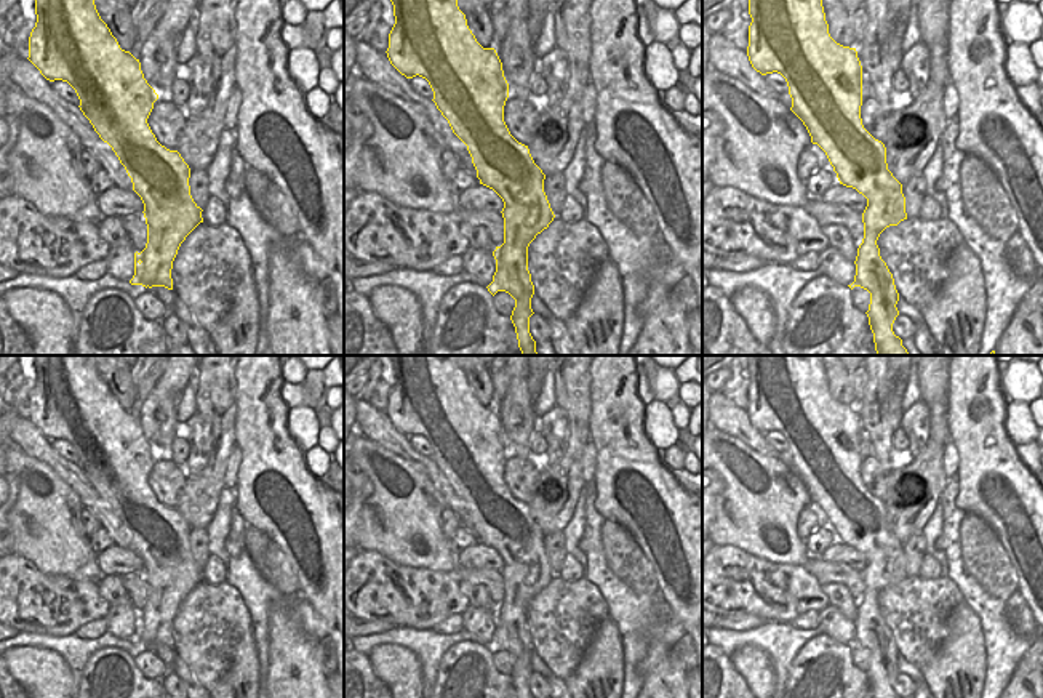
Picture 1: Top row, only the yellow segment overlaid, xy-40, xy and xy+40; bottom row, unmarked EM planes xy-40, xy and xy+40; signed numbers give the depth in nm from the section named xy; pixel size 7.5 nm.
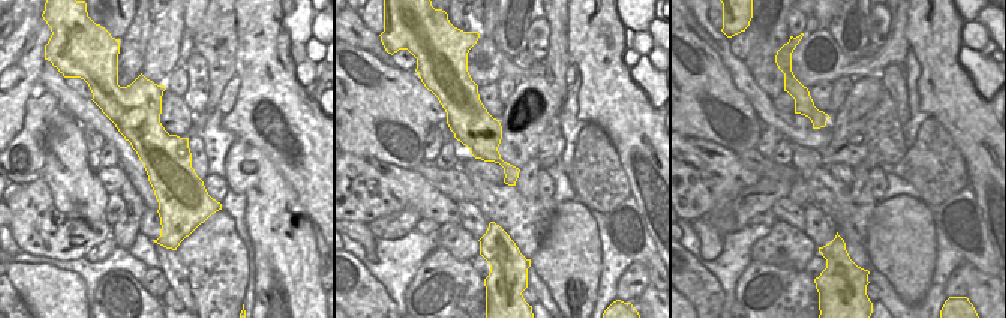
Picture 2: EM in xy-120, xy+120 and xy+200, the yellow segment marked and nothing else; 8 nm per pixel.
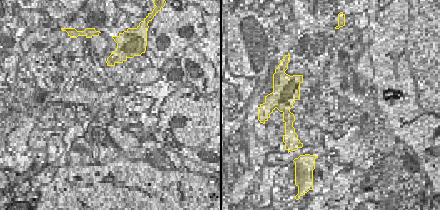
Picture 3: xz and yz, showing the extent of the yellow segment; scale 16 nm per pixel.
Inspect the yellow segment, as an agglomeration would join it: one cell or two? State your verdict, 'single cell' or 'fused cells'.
single cell

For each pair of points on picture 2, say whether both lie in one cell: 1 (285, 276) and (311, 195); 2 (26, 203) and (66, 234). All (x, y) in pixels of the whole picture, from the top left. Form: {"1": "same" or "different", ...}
{"1": "different", "2": "same"}

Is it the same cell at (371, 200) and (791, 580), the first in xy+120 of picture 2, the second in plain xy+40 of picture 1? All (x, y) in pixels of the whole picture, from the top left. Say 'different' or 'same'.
same

